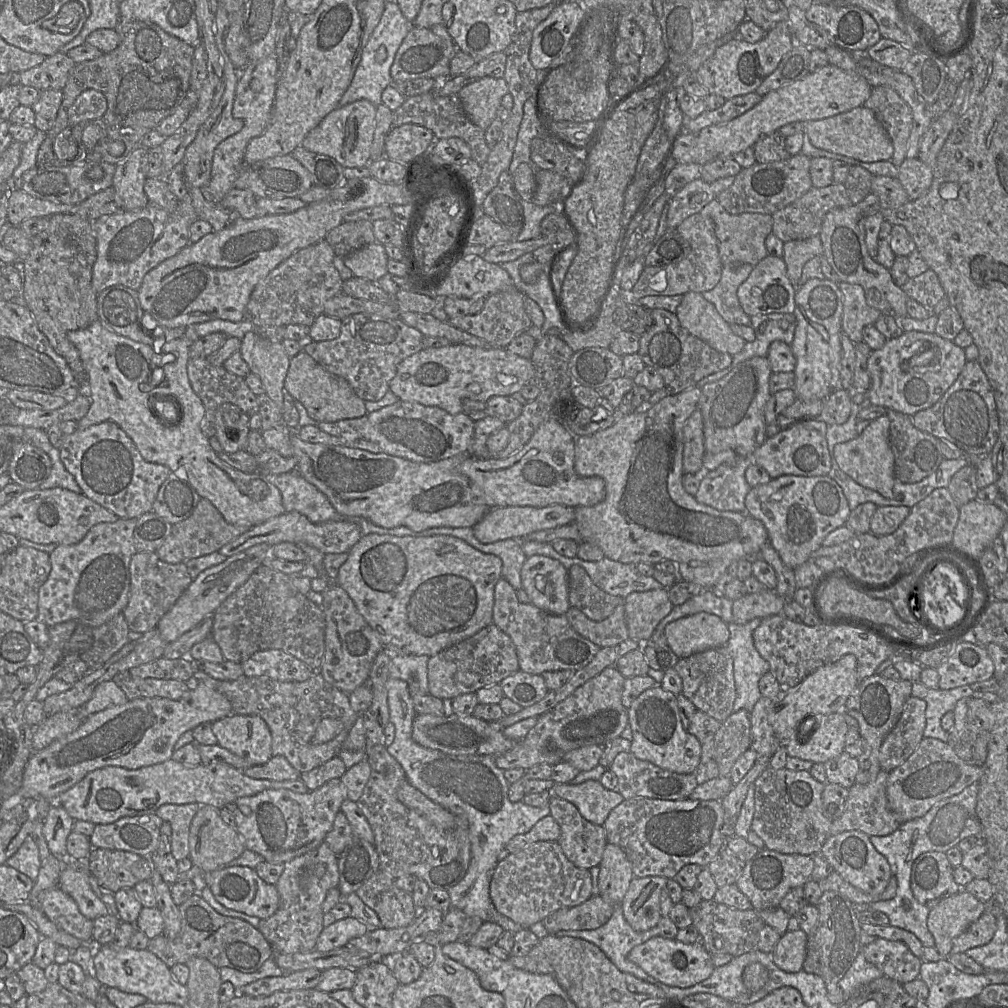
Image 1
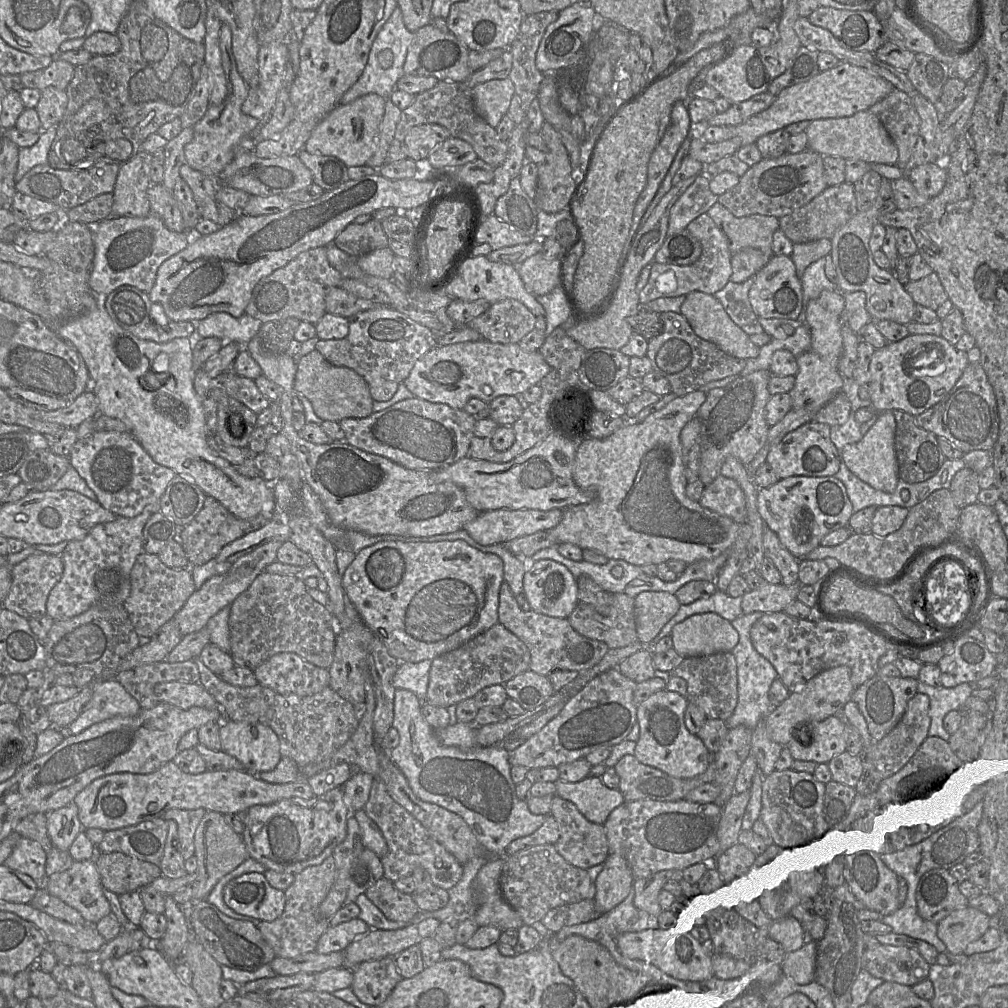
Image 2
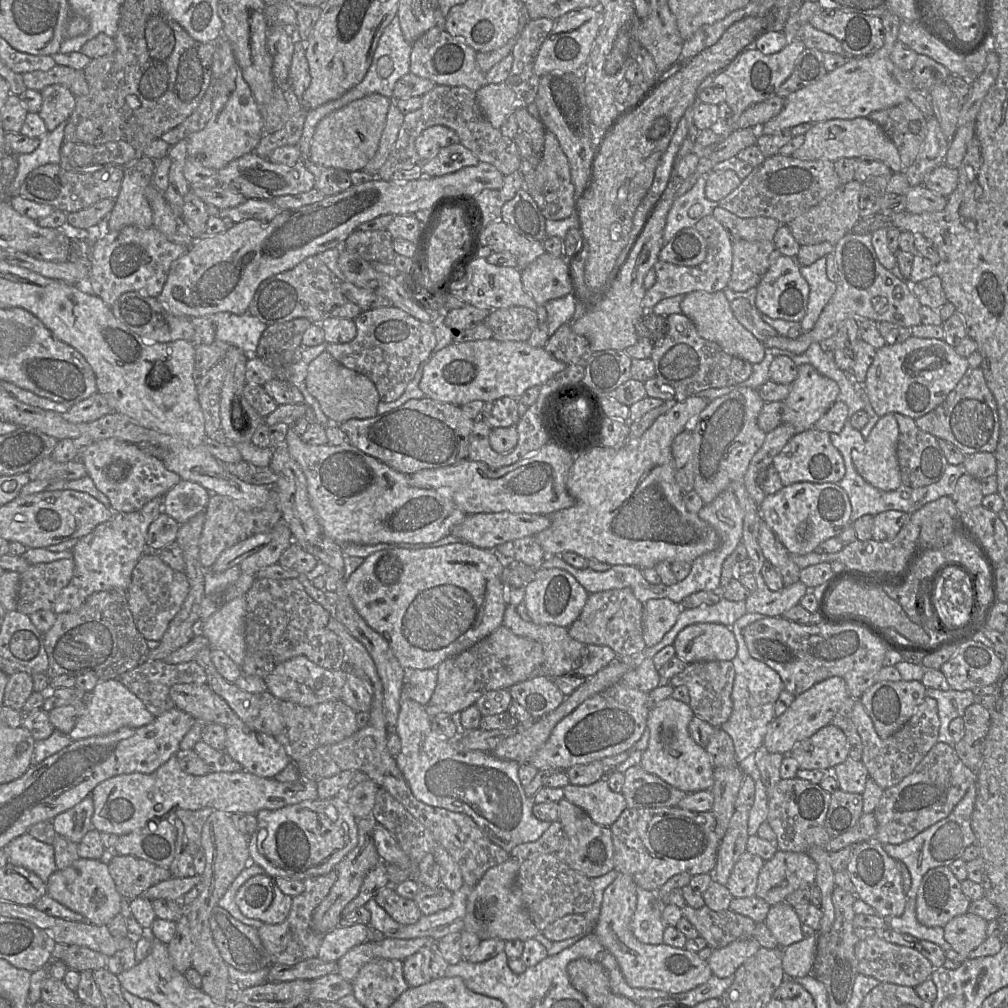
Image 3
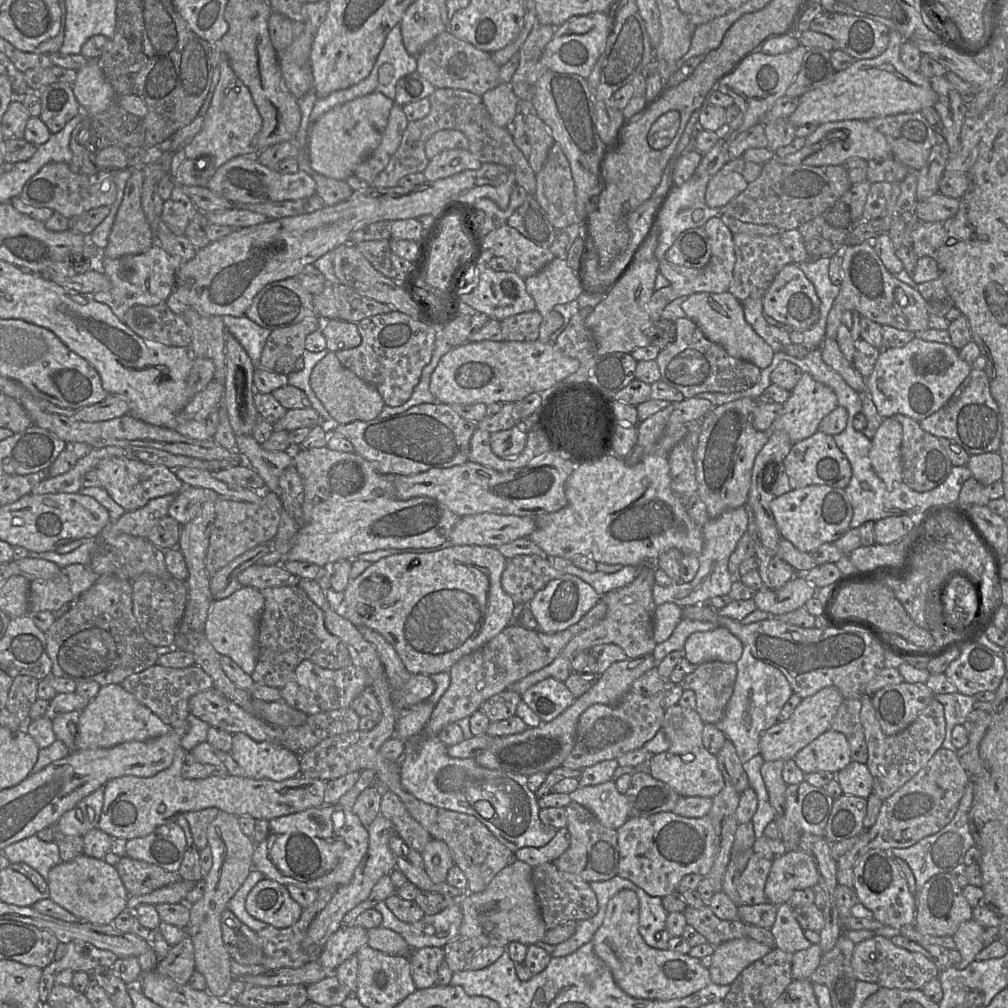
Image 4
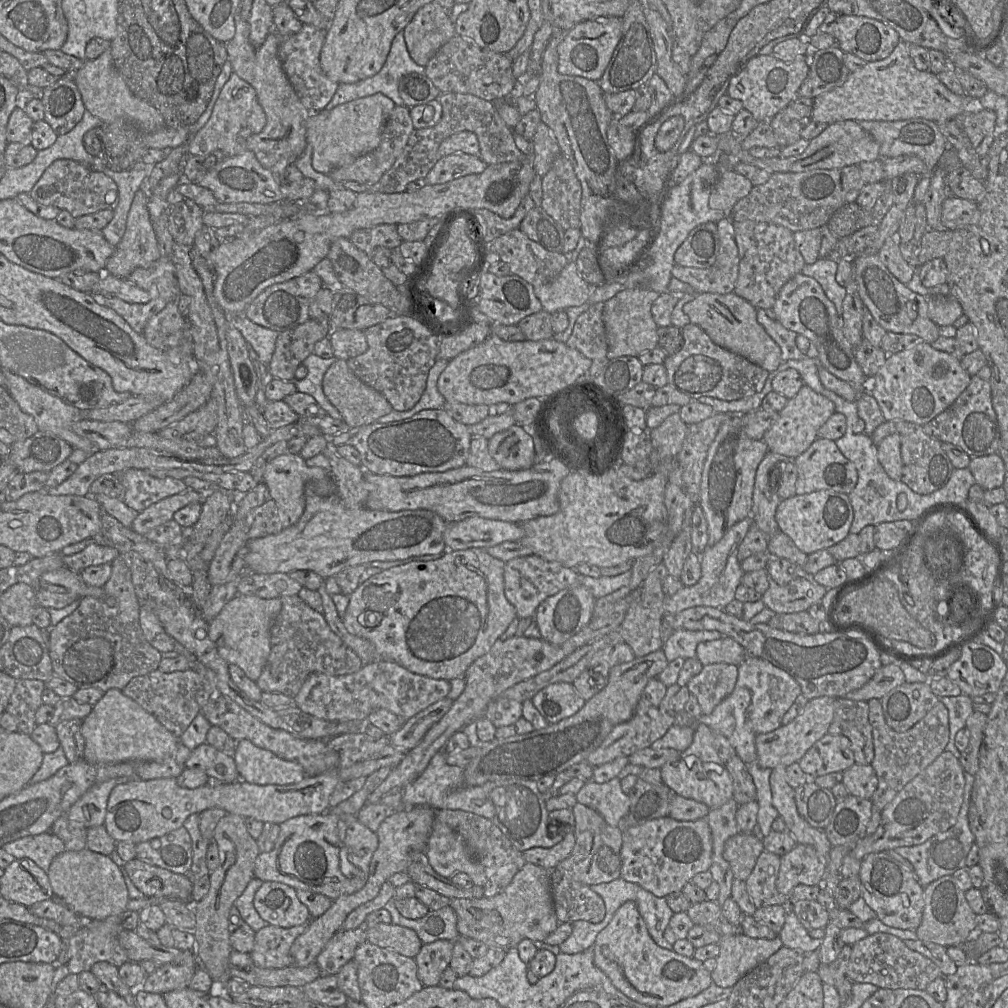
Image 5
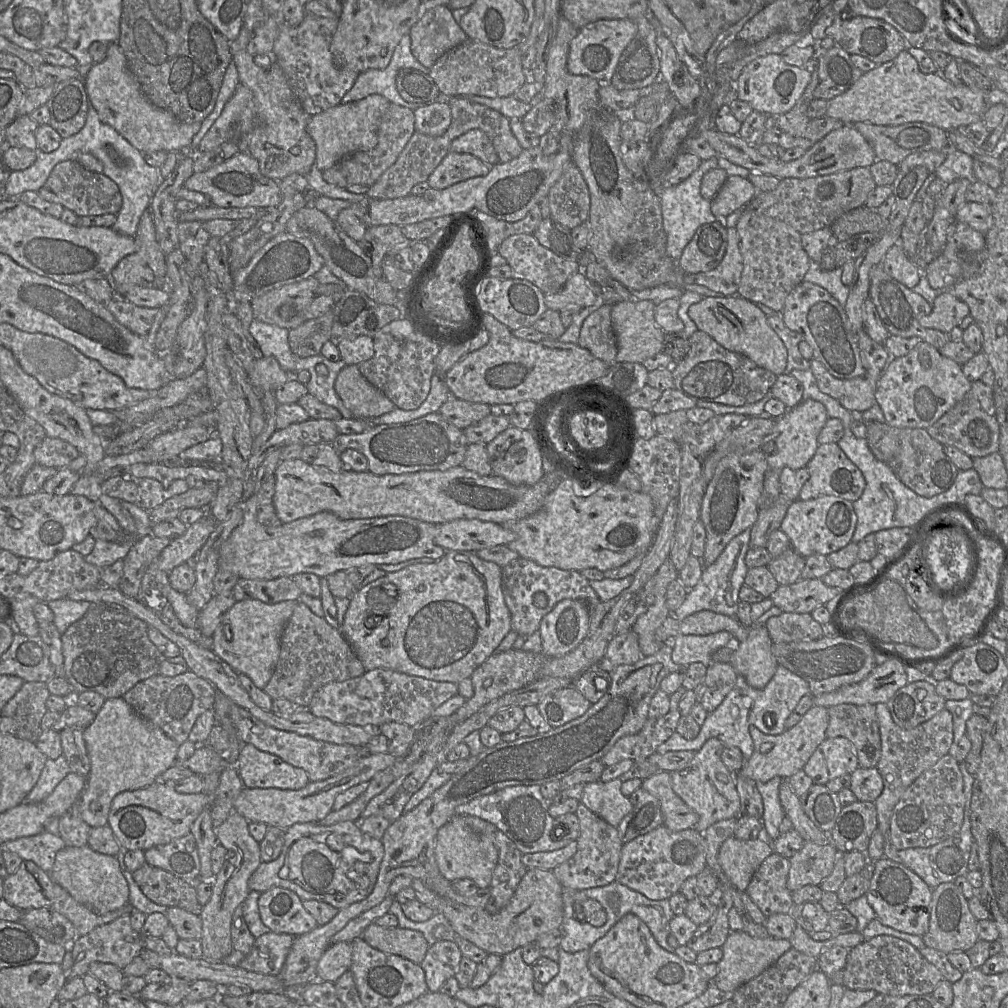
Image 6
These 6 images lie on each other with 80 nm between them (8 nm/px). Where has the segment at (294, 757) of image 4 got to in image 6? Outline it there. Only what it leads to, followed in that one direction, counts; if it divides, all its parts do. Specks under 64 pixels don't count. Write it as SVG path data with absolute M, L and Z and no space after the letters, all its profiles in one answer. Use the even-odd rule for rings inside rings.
M248 743L240 751L236 769L247 788L298 790L310 782L308 774L302 768Z

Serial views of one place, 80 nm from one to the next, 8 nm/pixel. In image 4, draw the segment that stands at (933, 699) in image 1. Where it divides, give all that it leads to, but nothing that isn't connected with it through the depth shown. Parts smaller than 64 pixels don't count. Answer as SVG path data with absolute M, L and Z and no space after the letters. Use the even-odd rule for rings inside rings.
M955 692L950 694L934 694L934 699L939 701L944 708L946 726L942 747L956 754L957 748L952 743L952 730L956 725L964 724L968 714L974 709L974 696Z

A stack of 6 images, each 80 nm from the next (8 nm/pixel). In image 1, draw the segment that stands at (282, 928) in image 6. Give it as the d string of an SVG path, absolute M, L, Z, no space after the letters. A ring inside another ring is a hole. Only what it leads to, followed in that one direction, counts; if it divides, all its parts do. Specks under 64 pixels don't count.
M223 867L212 872L204 873L203 879L215 899L228 909L242 912L259 919L267 919L279 907L280 896L276 886L266 883L258 876L255 869L250 867Z

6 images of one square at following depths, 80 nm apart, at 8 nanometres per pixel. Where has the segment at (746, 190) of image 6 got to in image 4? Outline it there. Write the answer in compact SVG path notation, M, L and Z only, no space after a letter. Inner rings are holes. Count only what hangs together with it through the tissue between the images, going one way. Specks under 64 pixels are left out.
M720 171L711 176L705 201L710 208L721 208L743 192L748 186L745 178L735 171Z

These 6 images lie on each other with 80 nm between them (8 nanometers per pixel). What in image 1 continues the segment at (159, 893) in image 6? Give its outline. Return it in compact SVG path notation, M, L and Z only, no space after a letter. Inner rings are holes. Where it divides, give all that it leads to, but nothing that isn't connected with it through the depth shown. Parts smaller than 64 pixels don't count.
M101 848L91 850L88 866L98 885L112 892L150 880L155 870L149 857Z

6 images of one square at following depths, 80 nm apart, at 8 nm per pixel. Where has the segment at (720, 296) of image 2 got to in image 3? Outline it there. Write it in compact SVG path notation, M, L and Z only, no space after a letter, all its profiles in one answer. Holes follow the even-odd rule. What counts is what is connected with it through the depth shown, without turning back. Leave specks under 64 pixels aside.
M729 287L723 290L736 319L758 340L779 336L777 331L761 319L761 312L755 304L757 289L751 288L745 292L735 292Z

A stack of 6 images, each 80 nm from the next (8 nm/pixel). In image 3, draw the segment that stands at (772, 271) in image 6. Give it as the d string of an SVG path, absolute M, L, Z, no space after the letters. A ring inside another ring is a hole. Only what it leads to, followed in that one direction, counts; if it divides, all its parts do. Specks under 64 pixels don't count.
M733 241L732 274L728 287L735 292L756 288L781 255L772 241Z

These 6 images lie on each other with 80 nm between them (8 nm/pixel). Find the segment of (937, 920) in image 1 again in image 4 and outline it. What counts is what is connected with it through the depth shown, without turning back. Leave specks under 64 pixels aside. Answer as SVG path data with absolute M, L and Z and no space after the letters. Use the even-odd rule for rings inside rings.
M971 919L960 925L952 936L957 950L961 954L961 962L953 963L954 968L964 969L975 960L976 955L984 948L982 934L984 927Z

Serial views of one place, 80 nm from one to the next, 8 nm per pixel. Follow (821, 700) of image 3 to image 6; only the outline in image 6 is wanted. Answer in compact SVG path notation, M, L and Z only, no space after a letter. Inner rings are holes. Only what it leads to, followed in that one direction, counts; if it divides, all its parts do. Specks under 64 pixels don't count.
M814 704L795 726L779 735L766 735L751 726L750 734L754 743L754 752L750 759L746 760L739 773L755 782L763 783L774 777L788 779L796 772L803 770L815 749L827 738L828 722L828 708Z

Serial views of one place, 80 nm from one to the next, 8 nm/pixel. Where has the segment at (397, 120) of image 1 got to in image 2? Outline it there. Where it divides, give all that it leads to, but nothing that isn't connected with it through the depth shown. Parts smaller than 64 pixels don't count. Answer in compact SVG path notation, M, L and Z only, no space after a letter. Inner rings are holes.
M439 81L431 89L417 94L414 102L401 111L385 163L407 159L404 140L408 131L414 126L431 123L439 124L448 129L451 137L468 142L475 151L477 158L494 168L500 166L507 157L507 142L500 140L496 130L476 113L471 89L465 83Z

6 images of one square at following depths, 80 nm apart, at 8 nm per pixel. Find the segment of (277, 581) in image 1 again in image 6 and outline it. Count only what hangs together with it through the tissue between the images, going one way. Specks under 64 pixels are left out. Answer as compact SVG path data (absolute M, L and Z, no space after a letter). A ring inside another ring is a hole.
M298 600L282 632L279 659L264 692L272 699L285 698L307 708L314 694L325 684L355 678L365 671L341 630L332 627L324 617L316 615Z

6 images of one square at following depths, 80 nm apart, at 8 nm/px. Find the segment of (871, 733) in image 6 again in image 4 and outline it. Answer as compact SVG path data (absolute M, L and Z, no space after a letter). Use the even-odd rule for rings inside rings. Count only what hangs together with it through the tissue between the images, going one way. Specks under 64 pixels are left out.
M844 698L830 728L846 736L852 761L866 764L868 750L860 721L860 710L860 698Z

